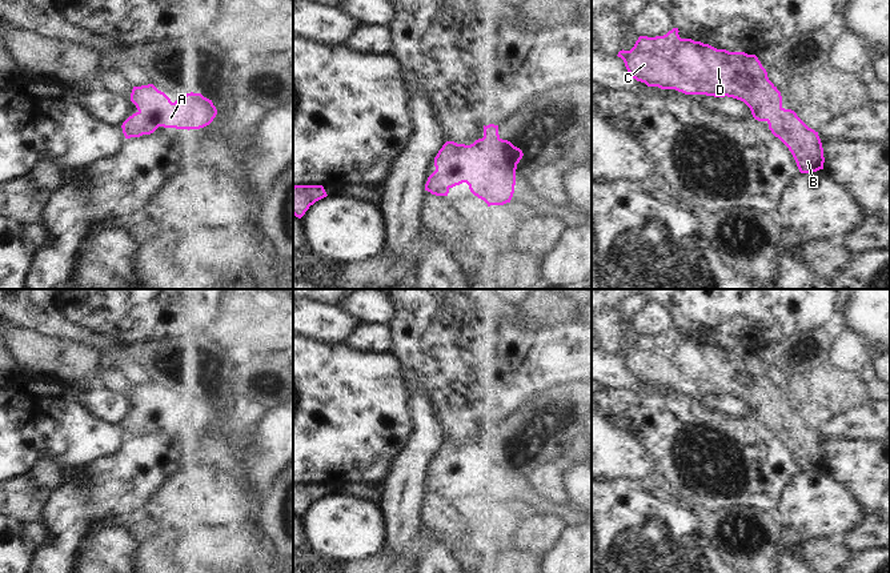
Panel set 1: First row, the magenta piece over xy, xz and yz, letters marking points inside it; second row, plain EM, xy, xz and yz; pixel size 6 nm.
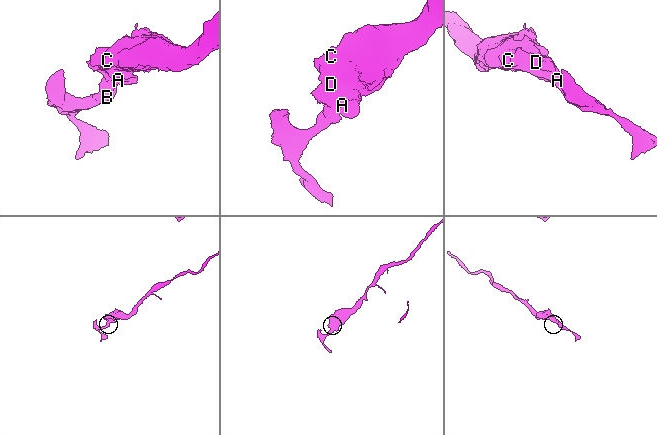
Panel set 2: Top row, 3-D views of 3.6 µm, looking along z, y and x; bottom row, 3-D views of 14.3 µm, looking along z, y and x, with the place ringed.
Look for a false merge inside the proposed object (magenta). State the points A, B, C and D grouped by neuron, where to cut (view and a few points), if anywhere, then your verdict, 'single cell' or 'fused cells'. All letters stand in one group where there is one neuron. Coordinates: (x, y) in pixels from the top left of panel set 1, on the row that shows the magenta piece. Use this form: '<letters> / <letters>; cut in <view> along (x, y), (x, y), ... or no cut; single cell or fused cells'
A B C D; no cut; single cell

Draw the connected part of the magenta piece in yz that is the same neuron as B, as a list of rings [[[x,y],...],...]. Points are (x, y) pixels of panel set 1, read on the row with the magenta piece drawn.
[[[678,28],[664,36],[640,36],[630,51],[620,51],[618,57],[637,81],[648,87],[675,89],[685,95],[733,97],[743,101],[758,121],[766,121],[771,133],[791,152],[801,173],[823,169],[823,148],[818,132],[809,128],[794,111],[782,107],[782,96],[769,80],[766,69],[755,55],[717,49],[709,44],[681,39]]]

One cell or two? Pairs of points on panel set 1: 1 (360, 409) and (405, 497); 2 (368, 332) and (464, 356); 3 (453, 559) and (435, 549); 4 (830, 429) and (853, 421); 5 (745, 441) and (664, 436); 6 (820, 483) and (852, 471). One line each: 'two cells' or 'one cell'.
1: two cells
2: two cells
3: one cell
4: one cell
5: one cell
6: two cells

